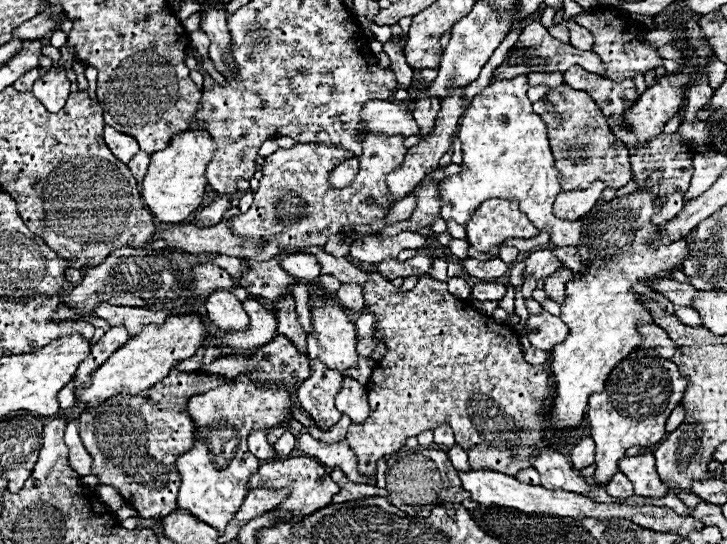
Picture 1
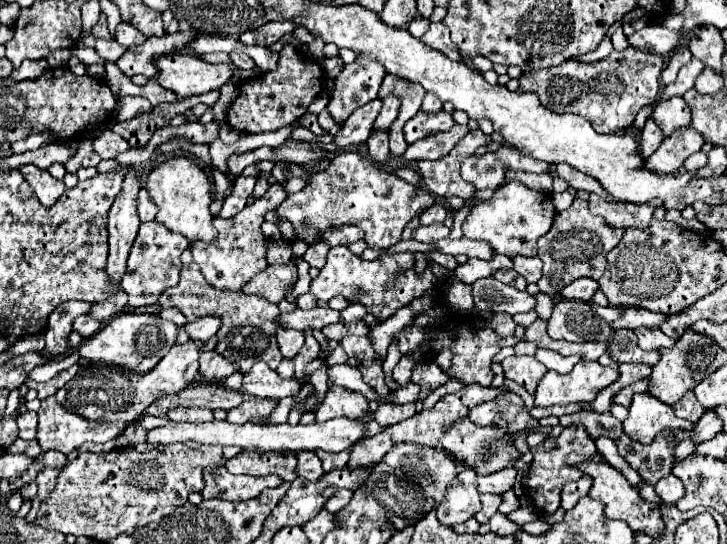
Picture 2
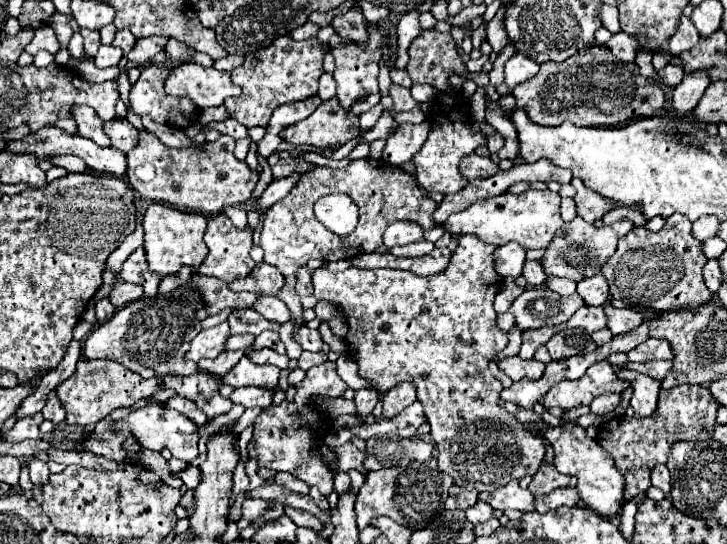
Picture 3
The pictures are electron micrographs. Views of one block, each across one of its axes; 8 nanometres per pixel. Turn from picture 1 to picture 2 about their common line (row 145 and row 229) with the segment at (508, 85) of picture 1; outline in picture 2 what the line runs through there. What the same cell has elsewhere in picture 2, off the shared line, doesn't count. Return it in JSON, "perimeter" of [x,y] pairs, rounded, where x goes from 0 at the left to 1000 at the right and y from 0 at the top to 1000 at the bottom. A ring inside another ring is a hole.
{"perimeter":[[[699,335],[688,342],[674,368],[657,371],[646,382],[635,423],[641,438],[671,445],[682,460],[682,467],[693,467],[699,474],[707,474],[713,467],[737,471],[737,441],[757,423],[762,397],[765,386],[754,357],[743,357],[721,342],[718,335]]]}

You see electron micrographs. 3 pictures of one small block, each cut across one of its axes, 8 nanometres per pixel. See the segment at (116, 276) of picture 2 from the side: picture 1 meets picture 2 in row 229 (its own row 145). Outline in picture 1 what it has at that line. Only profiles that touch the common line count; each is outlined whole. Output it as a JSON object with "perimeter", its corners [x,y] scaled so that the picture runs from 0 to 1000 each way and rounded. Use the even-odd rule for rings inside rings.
{"perimeter":[[[143,232],[143,246],[142,256],[146,265],[149,265],[149,272],[157,279],[157,287],[165,294],[165,298],[171,298],[171,301],[176,301],[176,294],[182,294],[182,287],[193,276],[190,272],[190,261],[182,254],[182,250],[176,250],[176,246],[168,246],[168,243],[162,243],[162,239],[157,239],[154,232]]]}

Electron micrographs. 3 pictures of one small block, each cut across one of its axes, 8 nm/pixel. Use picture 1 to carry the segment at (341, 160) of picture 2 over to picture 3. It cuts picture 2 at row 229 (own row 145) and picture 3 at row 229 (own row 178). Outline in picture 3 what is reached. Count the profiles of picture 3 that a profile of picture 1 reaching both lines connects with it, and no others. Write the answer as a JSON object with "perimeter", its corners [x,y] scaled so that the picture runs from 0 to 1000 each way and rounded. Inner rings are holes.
{"perimeter":[[[512,290],[484,294],[473,313],[437,305],[435,316],[415,320],[407,342],[399,349],[399,357],[388,364],[385,371],[380,371],[374,382],[369,382],[369,390],[363,393],[363,412],[358,430],[358,452],[363,456],[363,482],[380,489],[393,511],[393,522],[388,526],[382,548],[402,574],[402,588],[407,592],[404,610],[410,610],[418,599],[413,544],[404,533],[404,504],[413,489],[418,489],[426,474],[459,482],[459,478],[484,474],[501,463],[514,463],[520,452],[525,452],[525,430],[534,419],[534,412],[547,404],[572,408],[583,423],[591,423],[600,415],[600,408],[594,404],[594,390],[600,386],[600,379],[602,375],[591,368],[583,357],[583,349],[578,349],[567,320],[556,316],[547,305],[534,305],[534,298],[528,294],[512,294]],[[457,353],[479,357],[492,379],[492,415],[481,434],[462,434],[451,419],[443,419],[443,412],[432,401],[432,390],[429,390],[432,371],[440,360],[448,360]]]}

